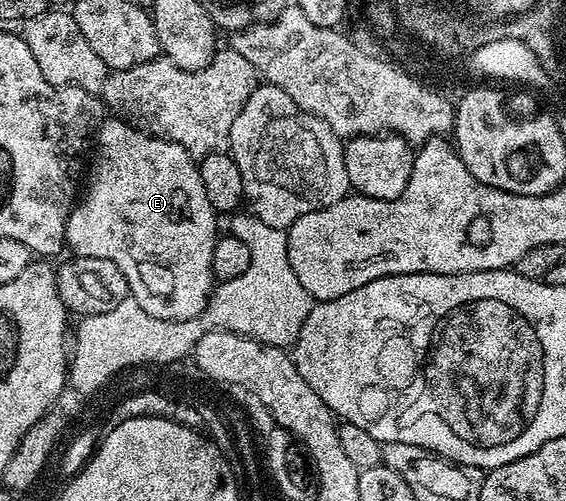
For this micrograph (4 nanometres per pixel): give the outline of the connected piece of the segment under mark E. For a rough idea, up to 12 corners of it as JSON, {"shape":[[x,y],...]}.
{"shape":[[108,117],[64,237],[150,317],[196,318],[218,215],[197,160]]}

